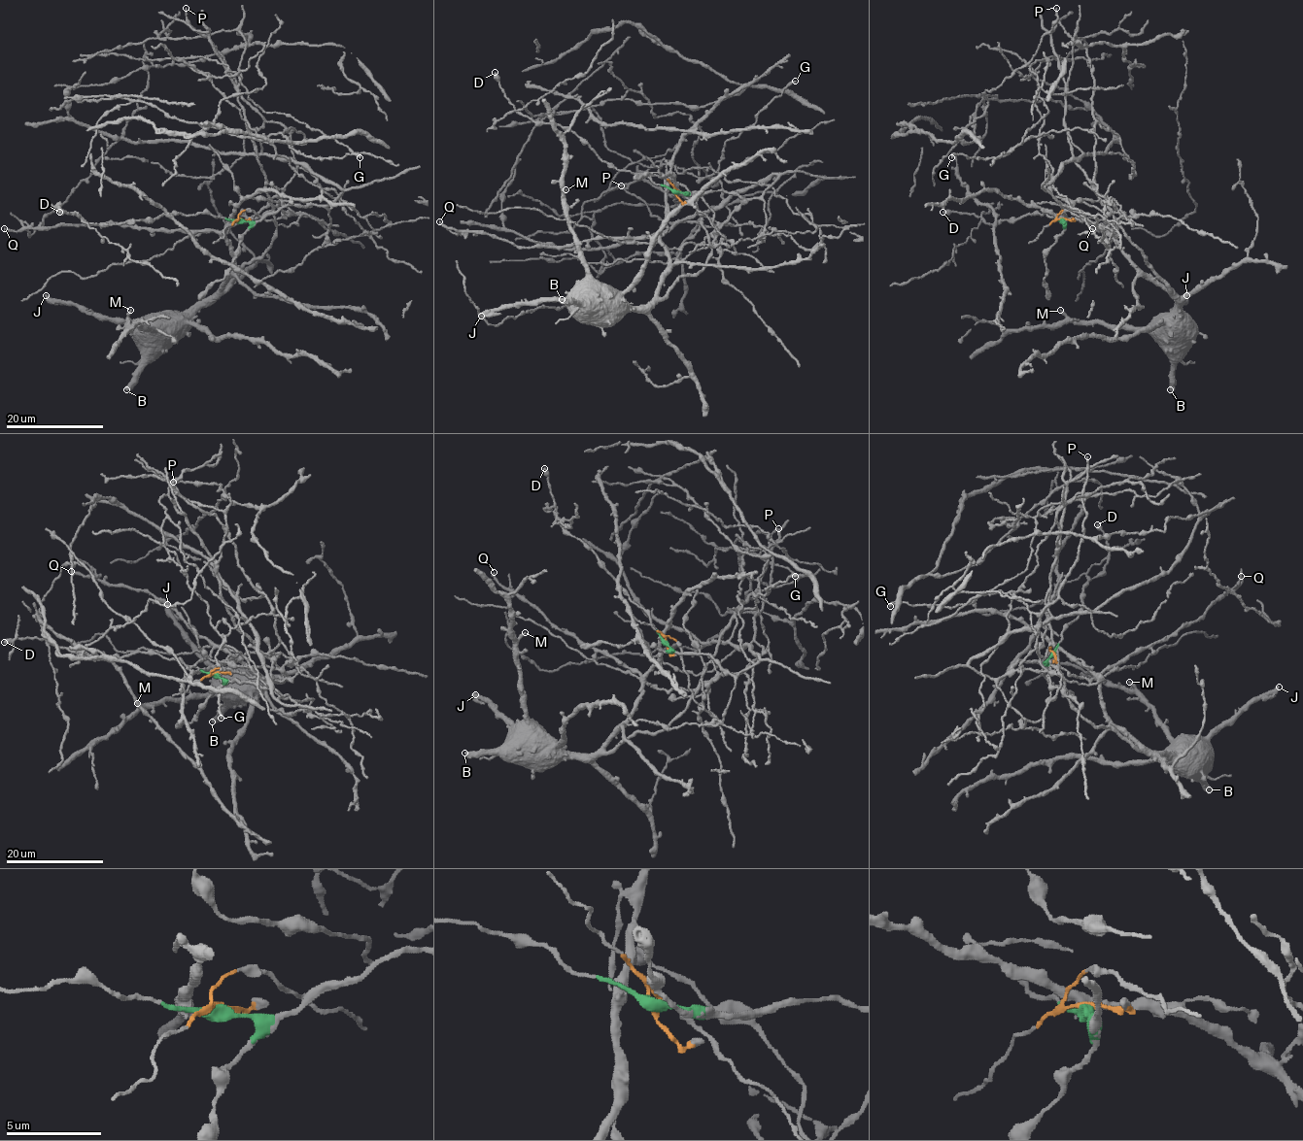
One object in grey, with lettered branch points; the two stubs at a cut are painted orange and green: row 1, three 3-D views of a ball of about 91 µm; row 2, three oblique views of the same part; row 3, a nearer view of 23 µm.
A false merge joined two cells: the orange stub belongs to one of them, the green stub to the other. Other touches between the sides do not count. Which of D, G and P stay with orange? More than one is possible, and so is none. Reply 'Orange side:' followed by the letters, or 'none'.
Orange side: G, P

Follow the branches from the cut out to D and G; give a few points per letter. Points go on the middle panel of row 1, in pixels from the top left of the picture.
D: (674, 191), (644, 176), (610, 167), (572, 132), (555, 123), (538, 123), (522, 116), (500, 86), (496, 72)
G: (674, 191), (736, 252), (722, 250), (713, 232), (732, 225), (726, 224), (717, 170), (725, 143), (795, 81)

